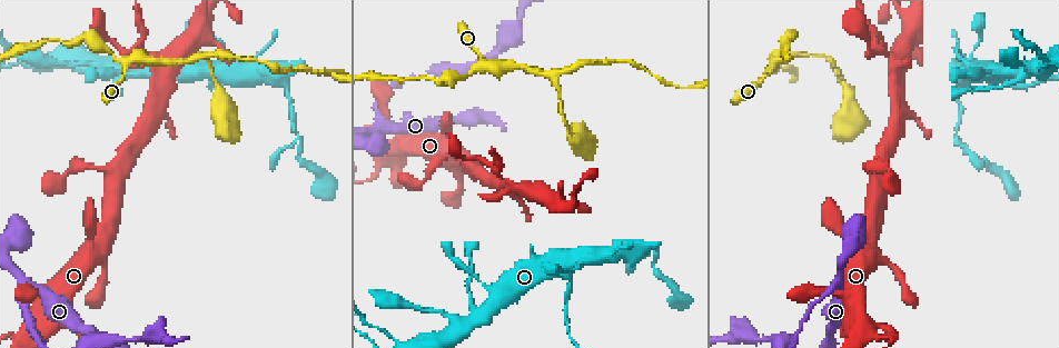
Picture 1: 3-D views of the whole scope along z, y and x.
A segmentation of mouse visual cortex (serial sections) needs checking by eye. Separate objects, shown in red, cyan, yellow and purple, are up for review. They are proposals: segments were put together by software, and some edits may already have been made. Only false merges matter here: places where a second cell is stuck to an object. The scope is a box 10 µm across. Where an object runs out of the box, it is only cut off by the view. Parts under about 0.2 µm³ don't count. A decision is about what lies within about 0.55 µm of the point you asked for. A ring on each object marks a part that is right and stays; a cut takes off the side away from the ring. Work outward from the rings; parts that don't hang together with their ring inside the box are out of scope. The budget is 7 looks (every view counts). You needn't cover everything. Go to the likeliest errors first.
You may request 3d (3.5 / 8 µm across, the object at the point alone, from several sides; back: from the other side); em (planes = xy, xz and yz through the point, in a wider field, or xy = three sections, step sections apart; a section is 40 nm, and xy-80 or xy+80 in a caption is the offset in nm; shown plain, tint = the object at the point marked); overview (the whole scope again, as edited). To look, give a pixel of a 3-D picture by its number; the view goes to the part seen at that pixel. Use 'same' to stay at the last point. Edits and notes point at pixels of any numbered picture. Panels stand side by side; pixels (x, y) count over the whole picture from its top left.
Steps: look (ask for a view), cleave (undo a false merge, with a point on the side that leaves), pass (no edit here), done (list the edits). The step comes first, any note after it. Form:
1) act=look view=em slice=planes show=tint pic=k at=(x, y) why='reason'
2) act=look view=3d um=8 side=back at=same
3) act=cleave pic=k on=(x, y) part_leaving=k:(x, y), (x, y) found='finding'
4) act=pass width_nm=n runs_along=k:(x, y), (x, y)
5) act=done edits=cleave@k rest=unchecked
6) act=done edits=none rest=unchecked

act=look view=3d um=3.5 pic=1 at=(831, 290)

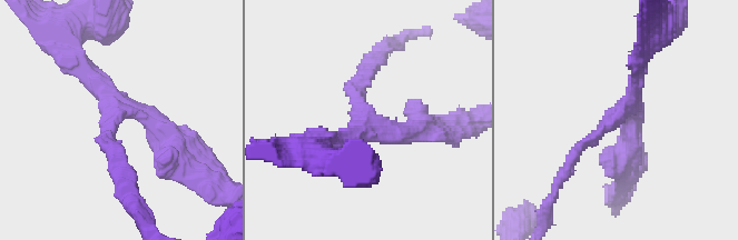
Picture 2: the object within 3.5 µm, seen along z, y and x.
act=look view=em slice=xy step=1 show=tint pic=2 at=(621, 114) arms=3 arm_widths_nm=200,250,300 why='need the tissue'

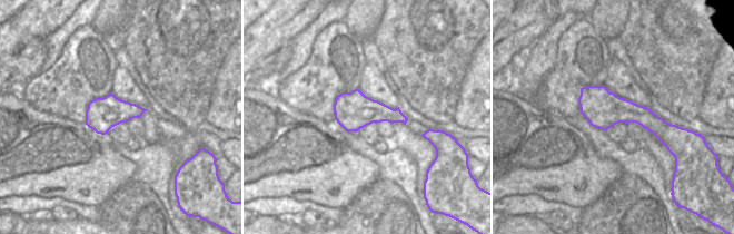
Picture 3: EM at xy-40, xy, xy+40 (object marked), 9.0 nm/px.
act=pass runs_along=2:(423, 127), (396, 134), (362, 112), (365, 72) found='one cell here'

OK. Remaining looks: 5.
act=look view=3d um=8 pic=1 at=(562, 261) why='a narrow waist'

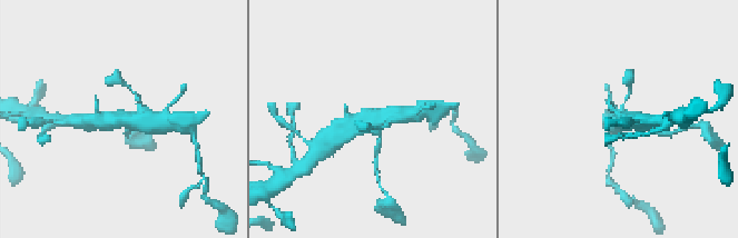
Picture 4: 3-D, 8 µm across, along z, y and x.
act=look view=em slice=xy step=5 show=tint at=same why='shape alone is not enough'

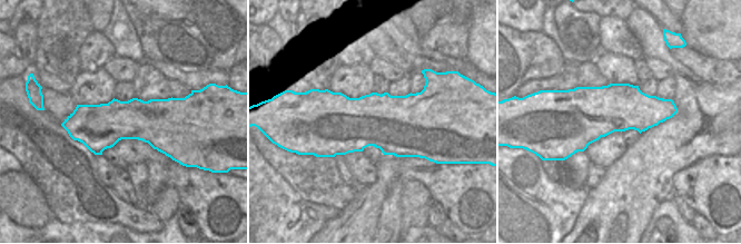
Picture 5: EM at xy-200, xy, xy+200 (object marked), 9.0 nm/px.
act=pass runs_along=4:(344, 131), (363, 119), (406, 113) found='one cell here'

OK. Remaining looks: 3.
act=look view=3d um=3.5 pic=1 at=(773, 63) why='a fork'

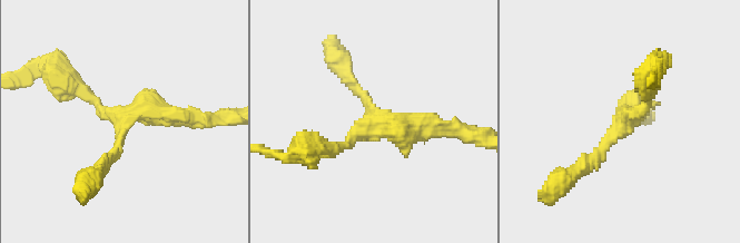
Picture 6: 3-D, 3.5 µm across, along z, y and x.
act=look view=em slice=xy step=3 show=tint pic=6 at=(369, 122)

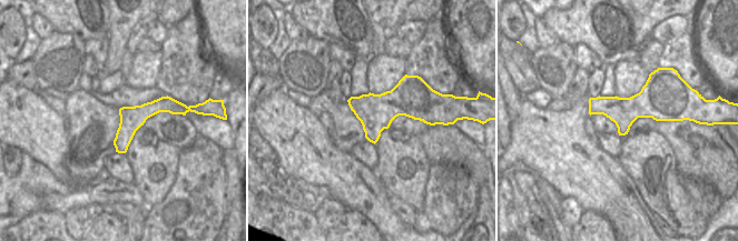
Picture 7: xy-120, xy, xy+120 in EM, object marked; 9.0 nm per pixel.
act=pass width_nm=320 runs_along=6:(95, 173), (128, 115), (190, 118) found='one cell here'

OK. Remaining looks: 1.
act=done edits=none rest=unchecked

